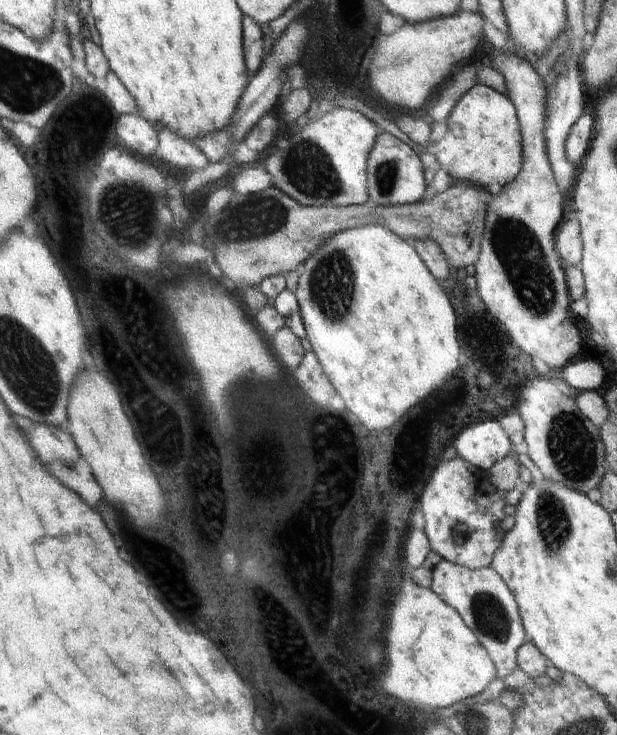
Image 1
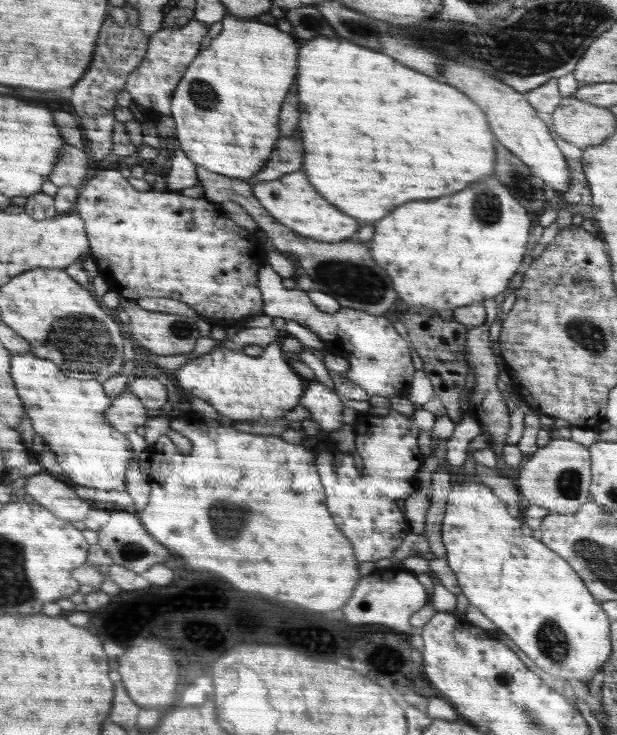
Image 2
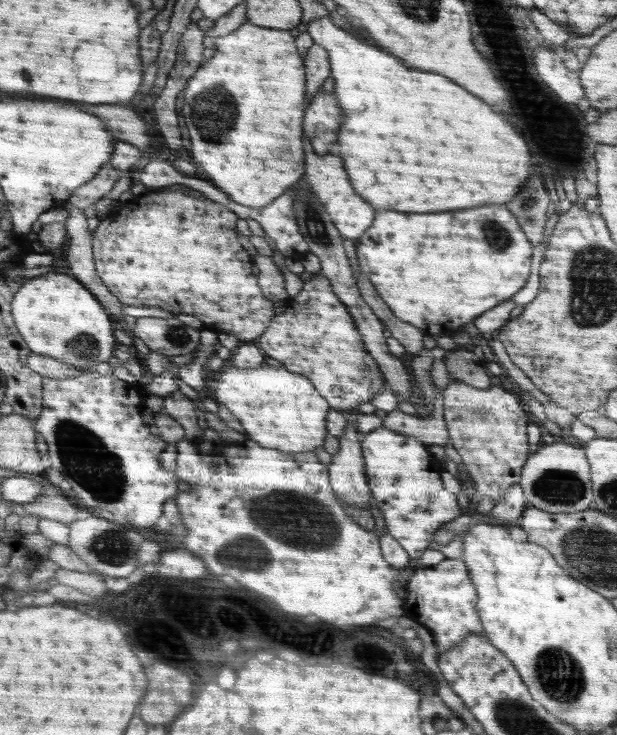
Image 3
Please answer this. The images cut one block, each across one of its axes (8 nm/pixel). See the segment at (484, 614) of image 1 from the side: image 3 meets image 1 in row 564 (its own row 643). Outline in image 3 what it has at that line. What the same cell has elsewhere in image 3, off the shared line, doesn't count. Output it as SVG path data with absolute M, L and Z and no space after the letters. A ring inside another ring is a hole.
M445 558L433 567L416 568L406 586L404 617L411 618L418 625L424 626L436 637L437 655L443 654L464 641L468 635L484 635L480 614L476 610L477 588L473 583L464 558Z

